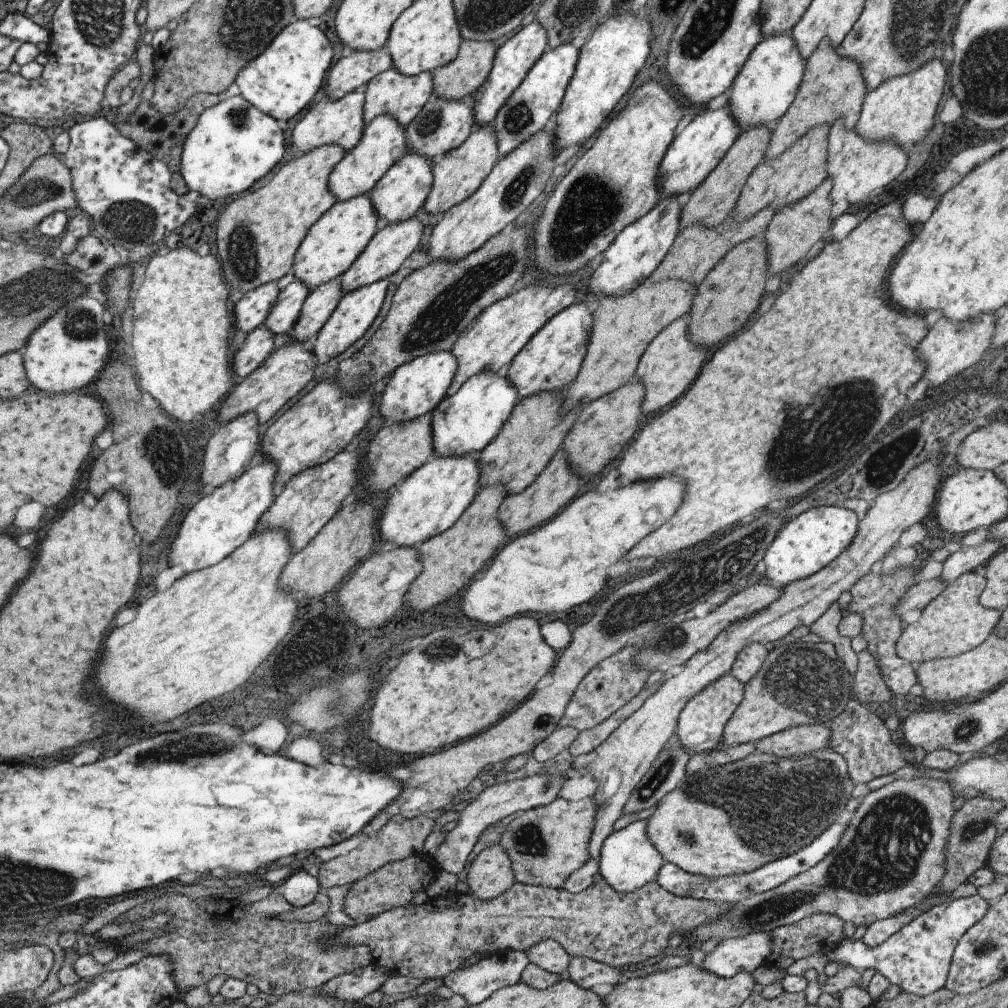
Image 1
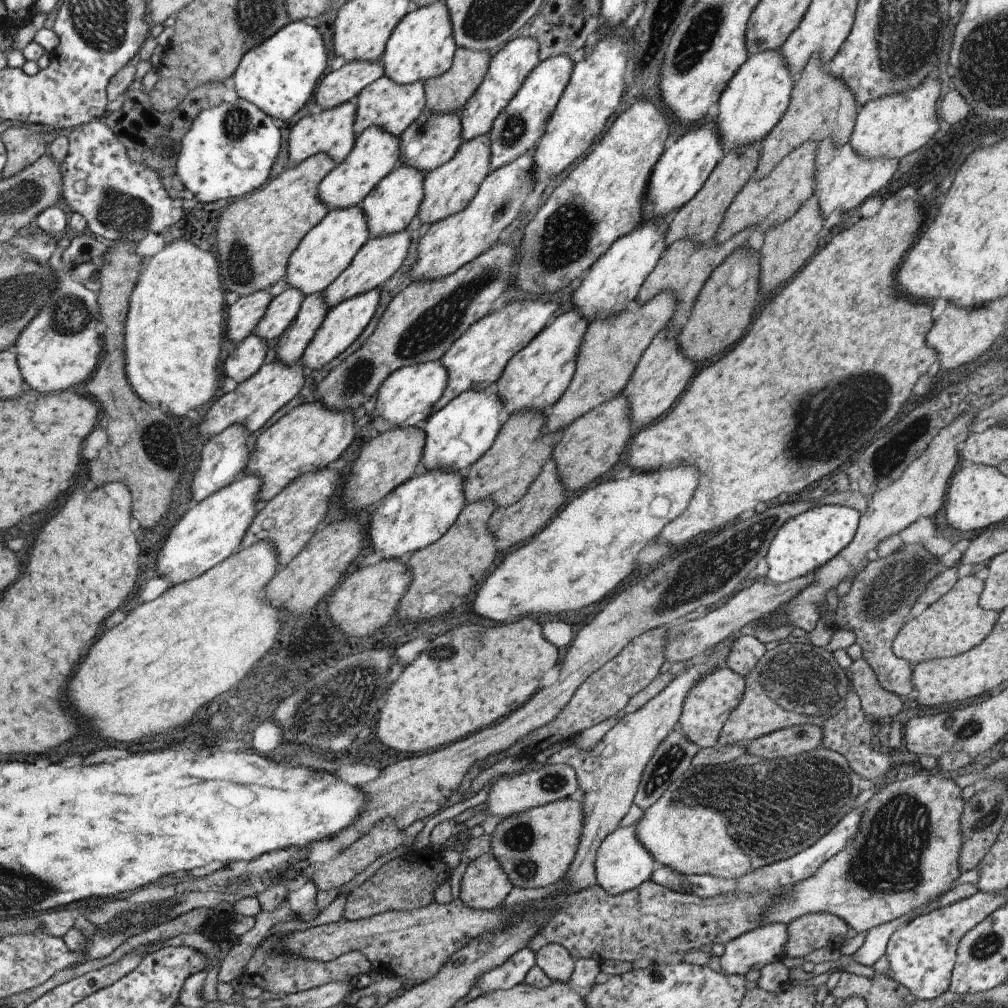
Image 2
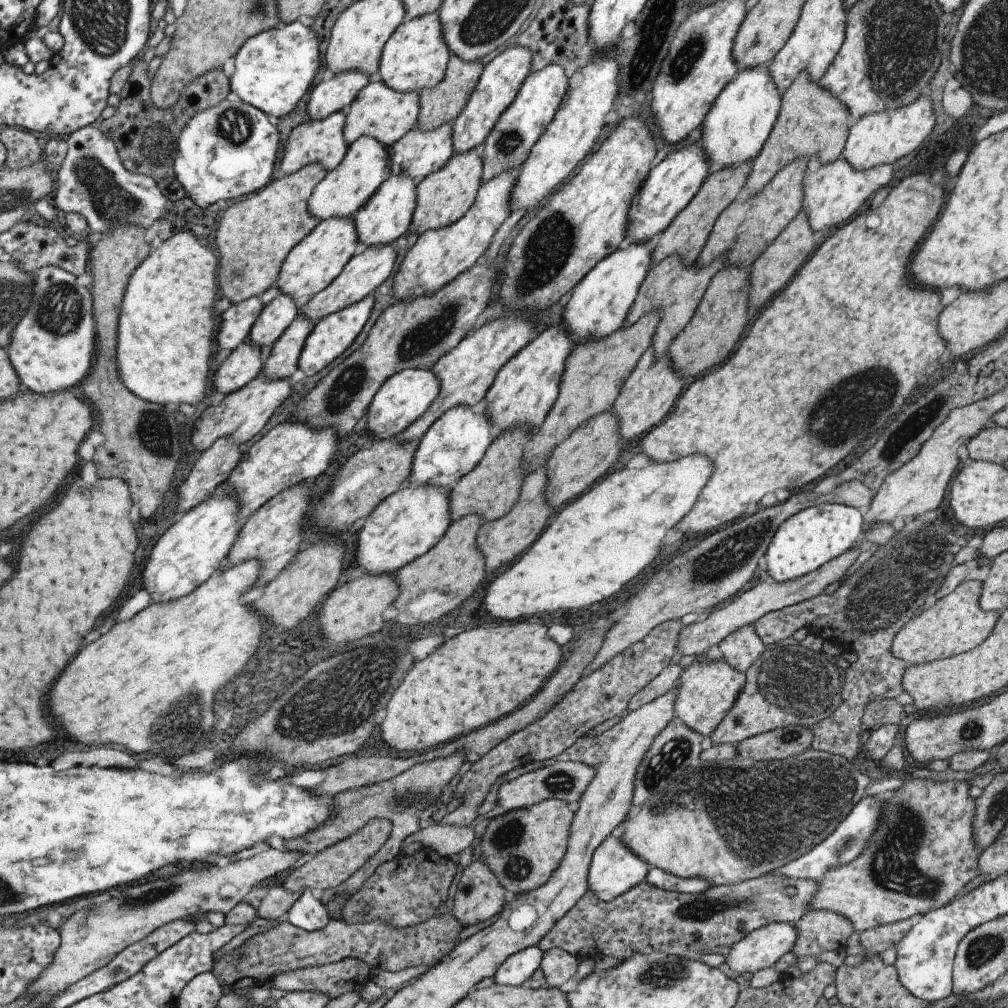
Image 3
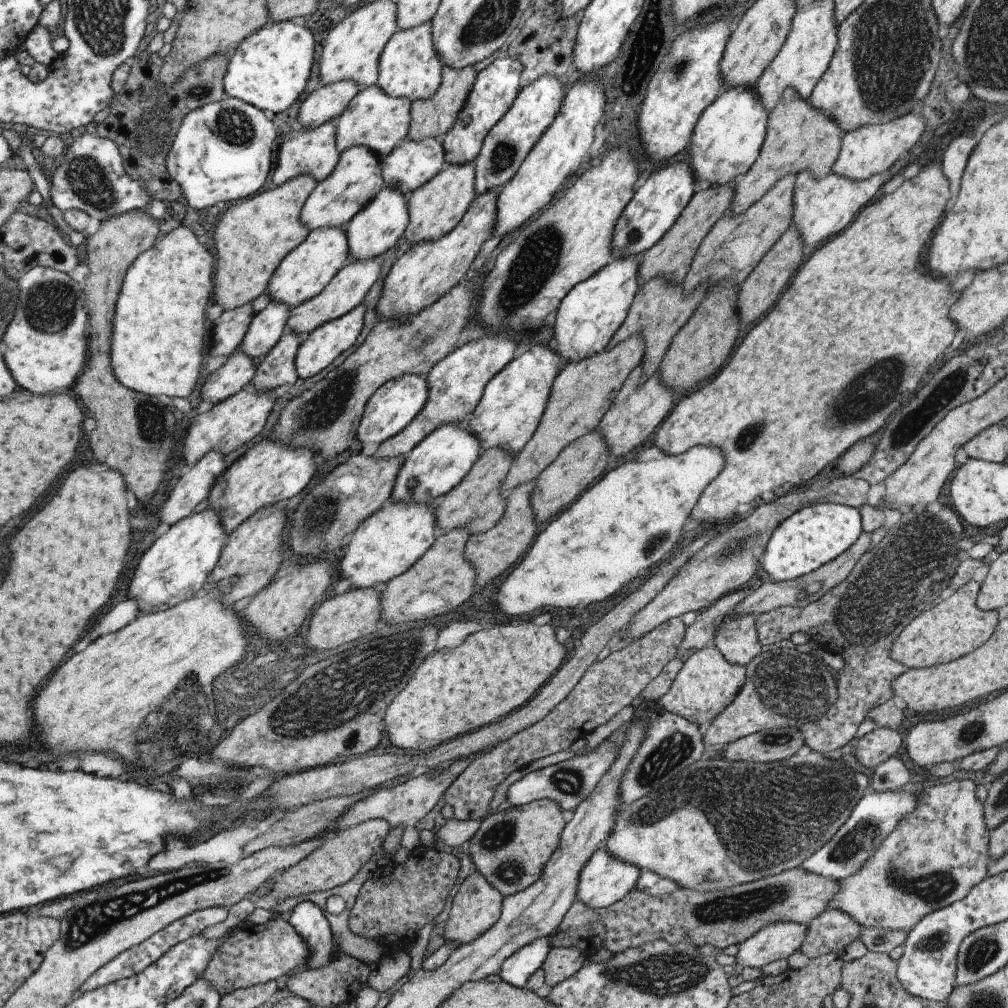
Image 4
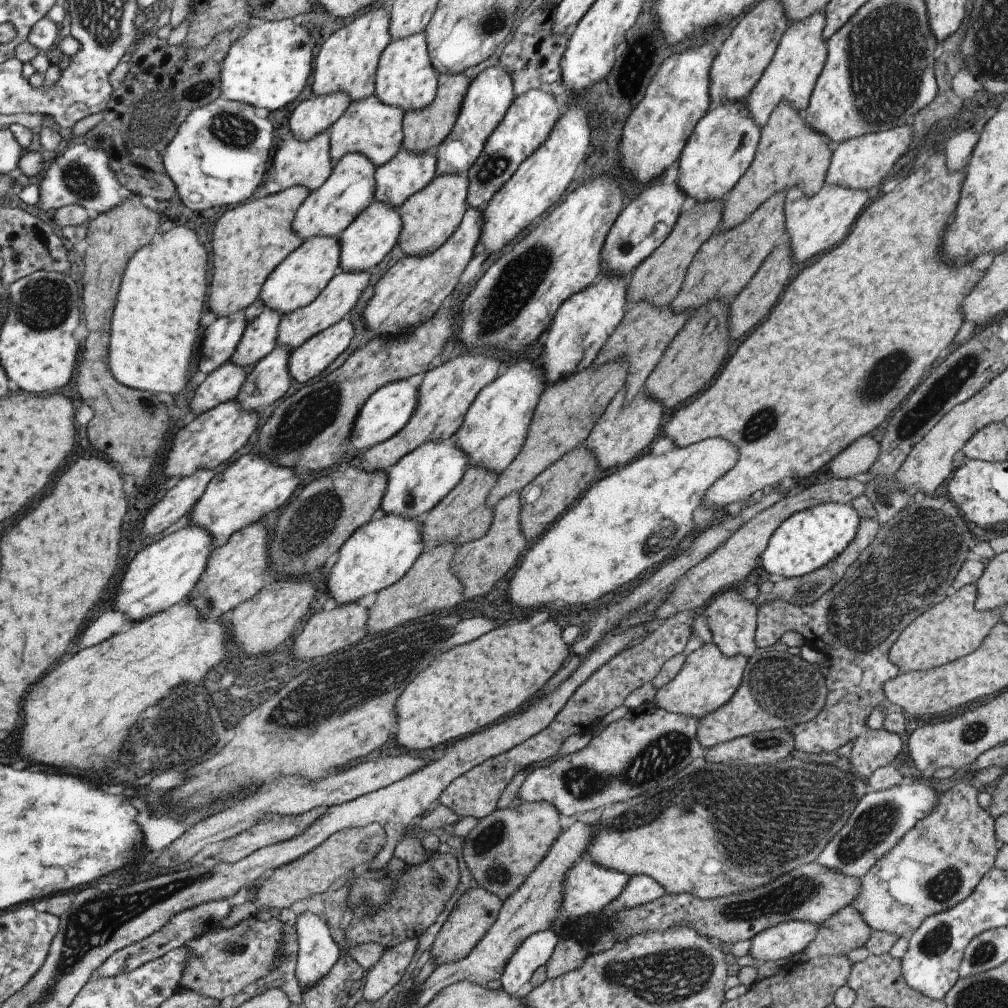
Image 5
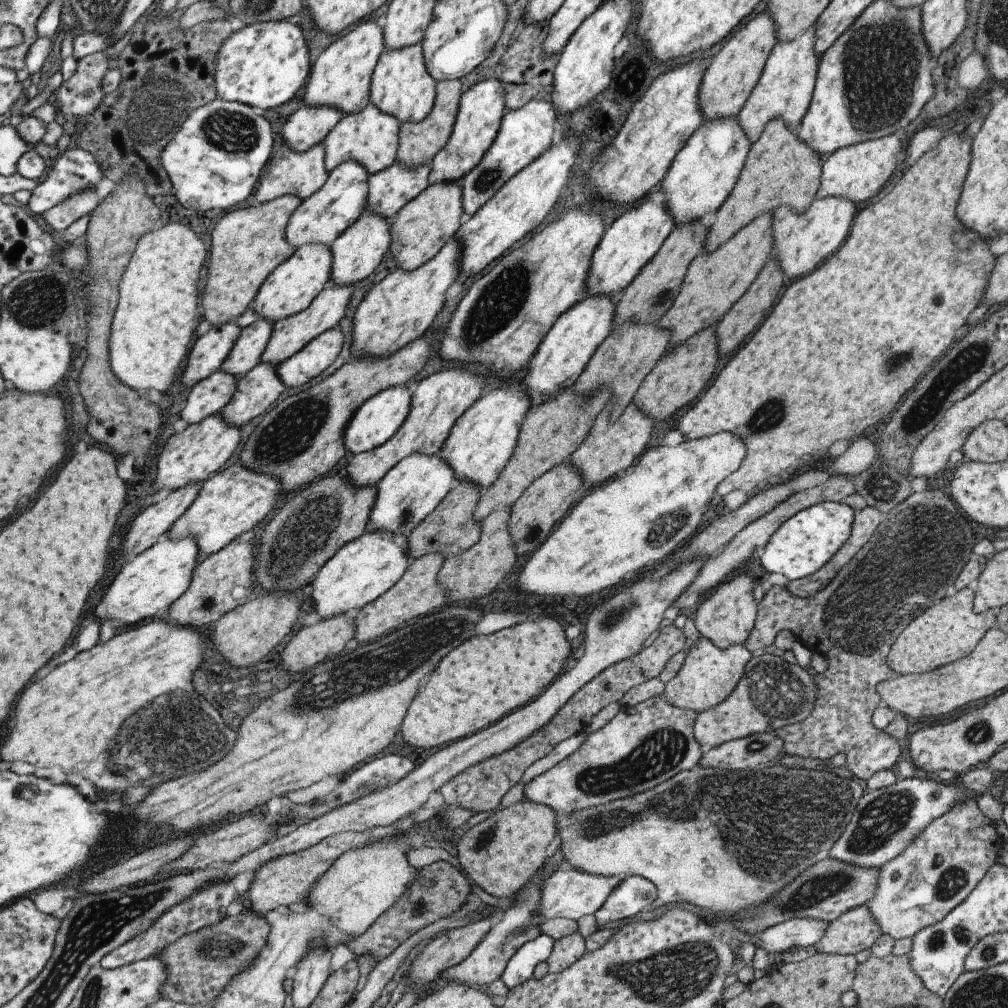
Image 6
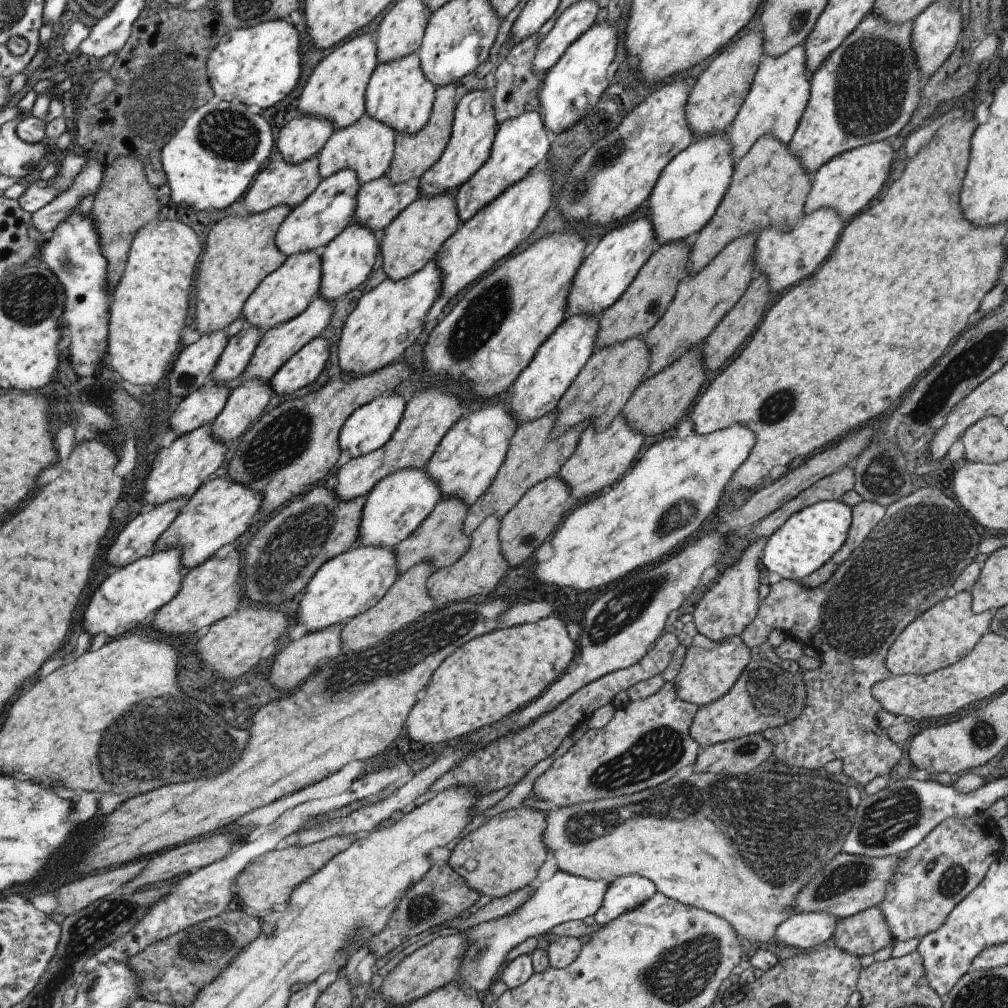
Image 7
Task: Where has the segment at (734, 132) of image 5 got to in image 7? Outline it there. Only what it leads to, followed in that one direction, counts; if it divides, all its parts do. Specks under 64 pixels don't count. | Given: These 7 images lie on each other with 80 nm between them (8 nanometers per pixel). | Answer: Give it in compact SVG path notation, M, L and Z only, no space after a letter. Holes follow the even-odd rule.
M727 130L715 132L713 136L697 136L687 148L677 152L659 174L647 198L647 220L651 220L657 245L691 239L699 233L715 214L734 170Z

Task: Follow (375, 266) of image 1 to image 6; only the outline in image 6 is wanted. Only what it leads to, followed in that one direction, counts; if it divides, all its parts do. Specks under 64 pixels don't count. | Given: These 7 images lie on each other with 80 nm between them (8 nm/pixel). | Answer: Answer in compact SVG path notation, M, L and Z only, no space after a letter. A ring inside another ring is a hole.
M329 280L319 294L315 296L315 299L302 312L297 312L297 314L275 321L273 328L271 328L271 338L269 338L269 342L267 342L267 346L265 346L265 350L261 352L259 362L267 362L267 364L271 364L271 366L278 366L281 362L287 360L289 356L293 356L295 352L303 348L307 342L310 342L324 331L338 325L339 320L341 320L343 314L345 314L347 304L349 304L353 287L353 284L335 286L335 284Z

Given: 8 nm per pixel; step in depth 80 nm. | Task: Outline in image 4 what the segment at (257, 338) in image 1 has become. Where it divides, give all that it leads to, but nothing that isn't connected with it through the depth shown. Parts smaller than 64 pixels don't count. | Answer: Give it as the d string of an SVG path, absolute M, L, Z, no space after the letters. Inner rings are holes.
M235 350L224 361L225 363L203 382L199 390L201 401L218 403L239 392L251 380L254 373L253 364L241 351Z

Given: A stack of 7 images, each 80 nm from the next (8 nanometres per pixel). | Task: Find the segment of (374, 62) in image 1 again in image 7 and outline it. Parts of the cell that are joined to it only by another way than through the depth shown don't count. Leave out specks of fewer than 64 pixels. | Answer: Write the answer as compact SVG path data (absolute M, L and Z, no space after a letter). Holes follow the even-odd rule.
M300 116L290 120L277 134L275 148L287 164L311 158L333 132L333 124L323 116Z

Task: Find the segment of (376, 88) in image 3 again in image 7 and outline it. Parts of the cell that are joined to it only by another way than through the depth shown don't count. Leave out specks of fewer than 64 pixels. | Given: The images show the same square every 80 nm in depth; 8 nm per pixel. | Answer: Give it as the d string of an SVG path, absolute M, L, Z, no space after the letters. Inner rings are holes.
M363 114L353 124L333 130L331 136L318 151L319 176L321 179L325 179L335 172L347 168L355 172L359 185L377 180L379 176L384 176L389 170L395 150L395 135L393 128L389 128L387 124L381 124L379 120L375 120L373 116L367 116L367 114Z

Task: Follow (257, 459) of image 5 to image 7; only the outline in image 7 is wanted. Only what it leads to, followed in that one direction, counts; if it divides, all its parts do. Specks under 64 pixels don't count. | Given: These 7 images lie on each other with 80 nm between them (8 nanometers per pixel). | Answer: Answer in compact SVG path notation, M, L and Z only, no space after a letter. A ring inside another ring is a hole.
M225 475L225 478L207 480L197 491L187 499L181 512L175 516L175 520L163 530L163 534L155 540L152 552L156 549L179 548L183 552L181 566L184 570L199 566L201 562L214 556L222 546L235 541L244 532L250 531L255 521L259 506L263 502L261 490L249 490L237 482L233 482Z

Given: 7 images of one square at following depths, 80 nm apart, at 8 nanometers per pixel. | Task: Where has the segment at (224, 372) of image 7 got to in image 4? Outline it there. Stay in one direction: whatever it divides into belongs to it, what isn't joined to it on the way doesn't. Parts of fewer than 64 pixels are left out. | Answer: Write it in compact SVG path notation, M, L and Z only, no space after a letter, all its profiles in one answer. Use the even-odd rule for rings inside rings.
M269 301L265 308L253 314L237 350L251 360L265 355L285 332L290 308Z

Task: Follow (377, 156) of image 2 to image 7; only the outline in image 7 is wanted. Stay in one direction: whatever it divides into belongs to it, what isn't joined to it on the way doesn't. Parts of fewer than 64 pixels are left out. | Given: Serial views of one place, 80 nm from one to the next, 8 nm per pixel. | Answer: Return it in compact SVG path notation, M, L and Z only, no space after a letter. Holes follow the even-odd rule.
M345 168L321 179L319 186L305 198L301 204L289 211L282 224L275 232L275 248L285 254L285 257L306 252L320 250L331 240L335 239L348 225L355 222L355 204L359 182L353 170Z

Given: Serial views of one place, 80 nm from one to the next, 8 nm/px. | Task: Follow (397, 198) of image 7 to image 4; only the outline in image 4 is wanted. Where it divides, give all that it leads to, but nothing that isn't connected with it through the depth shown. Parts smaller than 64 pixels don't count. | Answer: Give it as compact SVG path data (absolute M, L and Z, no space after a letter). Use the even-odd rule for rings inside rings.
M429 137L420 141L405 138L385 158L380 160L380 175L385 188L393 188L409 196L418 186L431 180L444 167L442 144L439 138Z

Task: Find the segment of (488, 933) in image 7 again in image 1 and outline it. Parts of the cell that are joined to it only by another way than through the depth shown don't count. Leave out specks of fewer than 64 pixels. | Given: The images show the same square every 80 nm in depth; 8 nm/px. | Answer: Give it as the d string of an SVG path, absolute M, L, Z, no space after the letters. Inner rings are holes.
M646 820L632 822L603 839L598 861L597 872L601 875L601 881L618 893L633 892L653 881L657 871L665 862L646 835Z

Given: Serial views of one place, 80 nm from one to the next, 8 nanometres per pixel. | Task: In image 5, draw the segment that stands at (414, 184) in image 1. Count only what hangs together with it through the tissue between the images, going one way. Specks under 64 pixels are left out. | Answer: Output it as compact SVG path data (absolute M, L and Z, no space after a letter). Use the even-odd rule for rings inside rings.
M371 201L343 232L337 237L340 248L339 266L342 272L365 272L377 266L383 257L394 250L399 231L402 227L398 209L390 205Z

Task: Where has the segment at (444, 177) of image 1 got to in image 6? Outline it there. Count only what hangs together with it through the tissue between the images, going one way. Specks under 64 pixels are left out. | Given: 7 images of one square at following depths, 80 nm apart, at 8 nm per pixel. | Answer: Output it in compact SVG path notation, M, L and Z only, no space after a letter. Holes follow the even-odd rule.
M457 181L439 182L429 185L413 200L403 204L390 219L388 255L392 258L391 267L415 270L435 256L447 240L452 239L465 218L461 198L461 186Z

